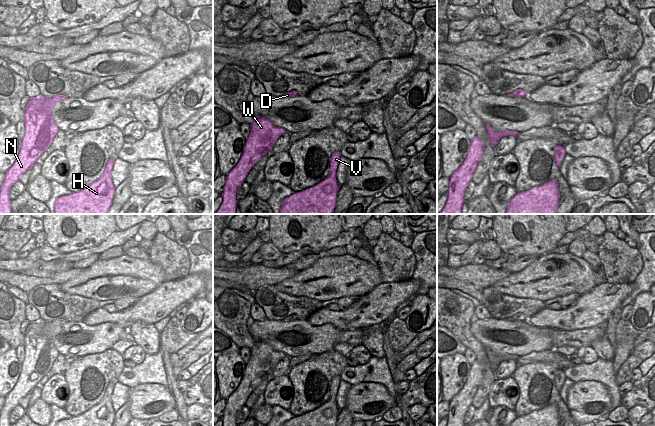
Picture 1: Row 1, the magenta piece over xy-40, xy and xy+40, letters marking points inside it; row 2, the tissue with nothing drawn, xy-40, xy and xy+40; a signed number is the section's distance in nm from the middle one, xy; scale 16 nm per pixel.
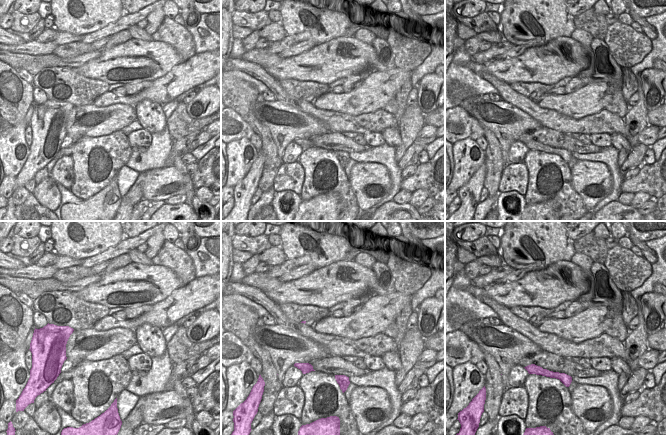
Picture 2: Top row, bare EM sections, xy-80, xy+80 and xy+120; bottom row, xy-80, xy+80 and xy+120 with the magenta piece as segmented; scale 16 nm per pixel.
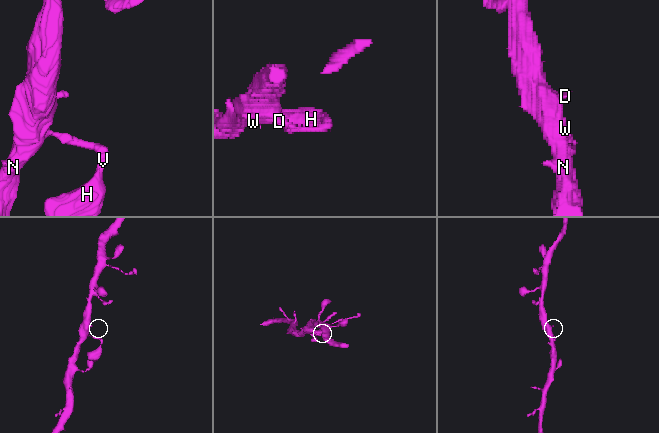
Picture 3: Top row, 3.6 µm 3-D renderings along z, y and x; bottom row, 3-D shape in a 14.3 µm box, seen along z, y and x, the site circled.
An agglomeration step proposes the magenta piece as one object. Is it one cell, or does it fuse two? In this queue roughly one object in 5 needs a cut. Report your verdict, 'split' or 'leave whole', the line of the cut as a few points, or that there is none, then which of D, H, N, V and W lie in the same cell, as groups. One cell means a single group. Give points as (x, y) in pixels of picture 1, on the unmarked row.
leave whole; cut none; groups D H N V W

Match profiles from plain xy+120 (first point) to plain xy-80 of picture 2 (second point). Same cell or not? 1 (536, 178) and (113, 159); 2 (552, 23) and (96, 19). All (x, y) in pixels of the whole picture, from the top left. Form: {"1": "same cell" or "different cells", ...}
{"1": "same cell", "2": "same cell"}

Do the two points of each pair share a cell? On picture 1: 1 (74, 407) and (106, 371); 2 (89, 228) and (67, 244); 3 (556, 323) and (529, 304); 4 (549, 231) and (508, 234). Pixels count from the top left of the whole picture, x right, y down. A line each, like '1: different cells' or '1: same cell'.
1: same cell
2: same cell
3: different cells
4: same cell

